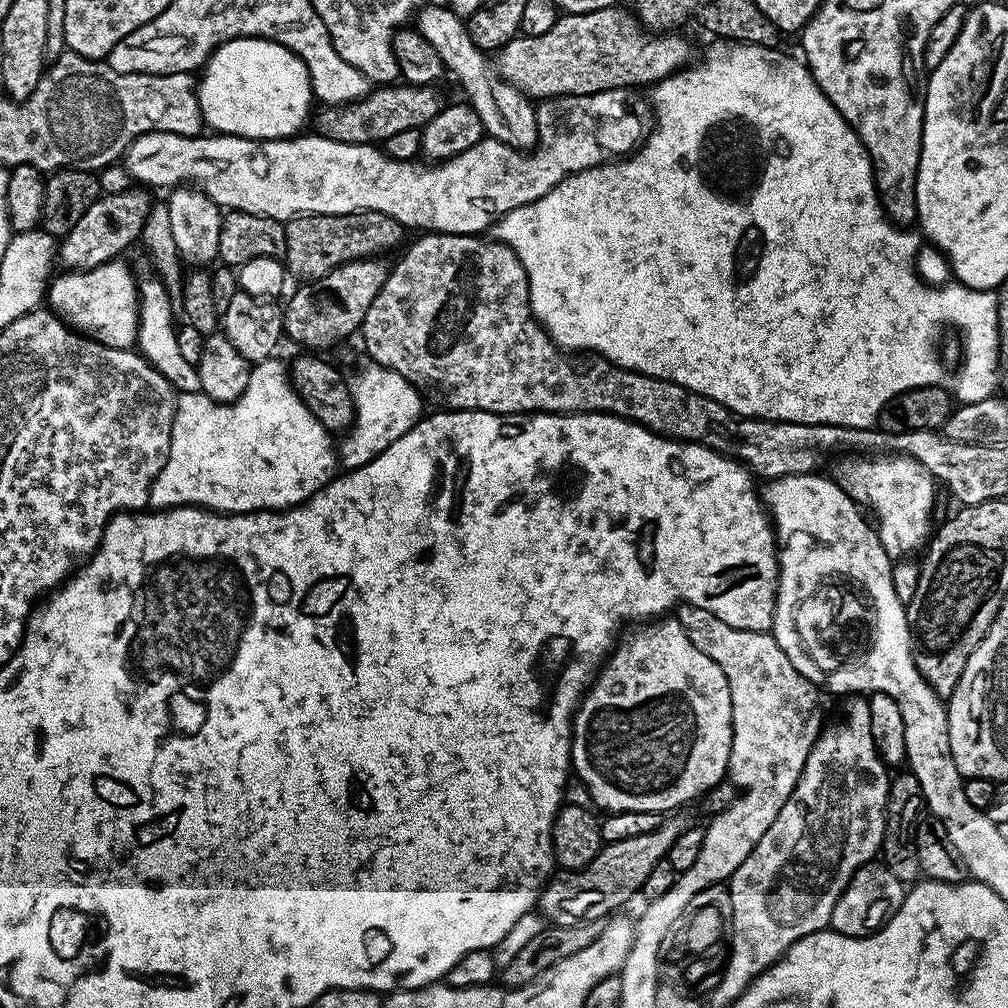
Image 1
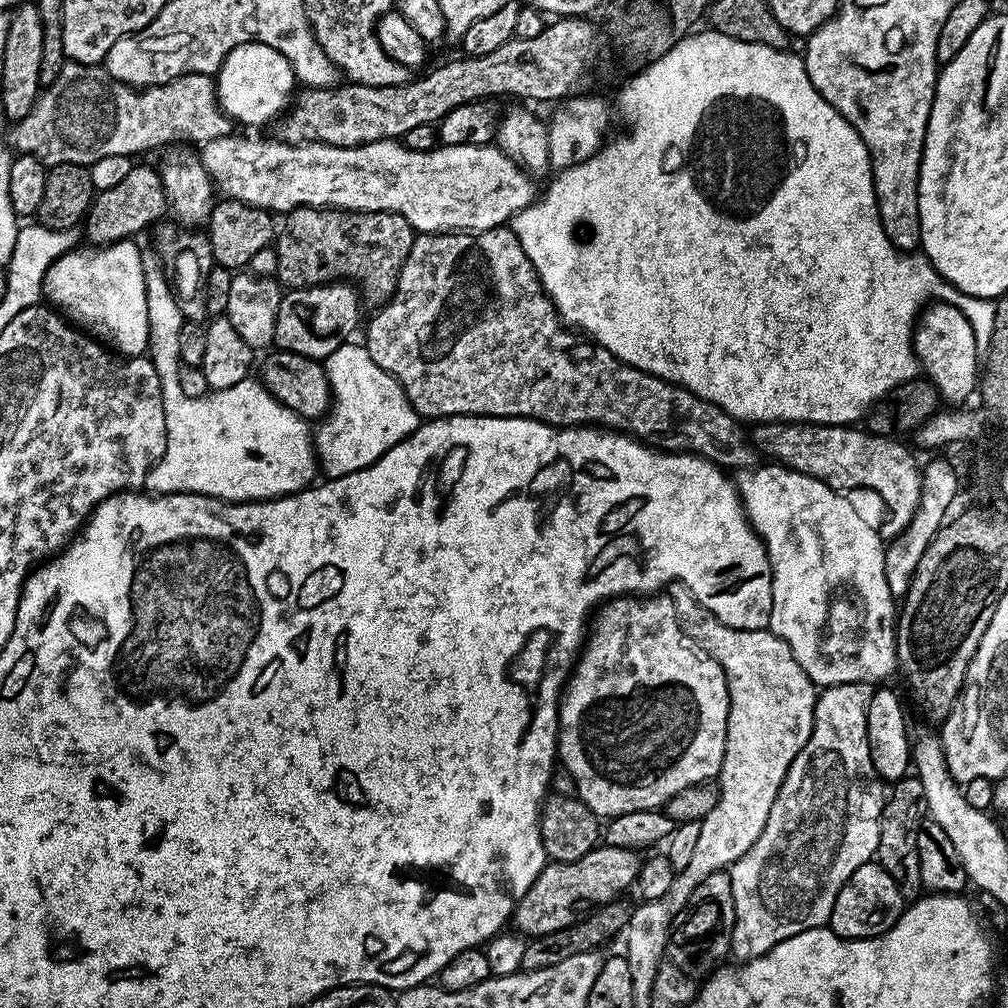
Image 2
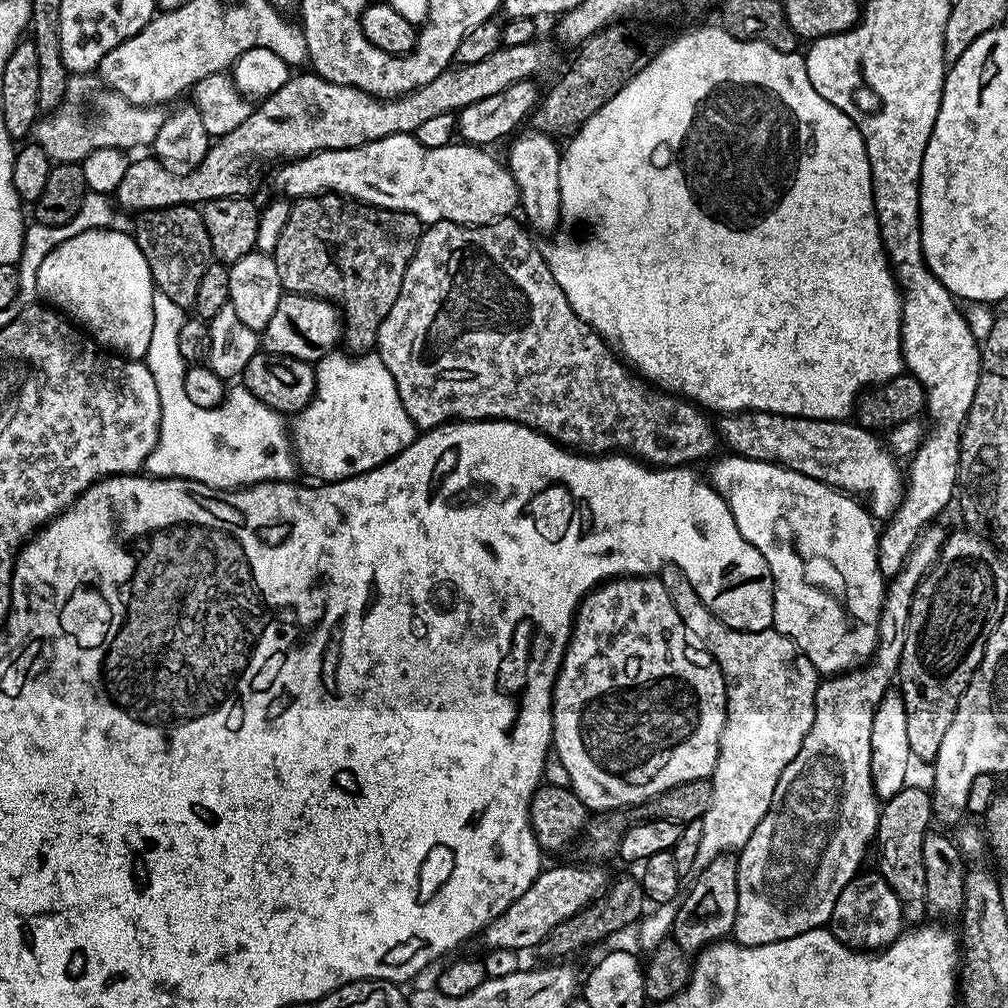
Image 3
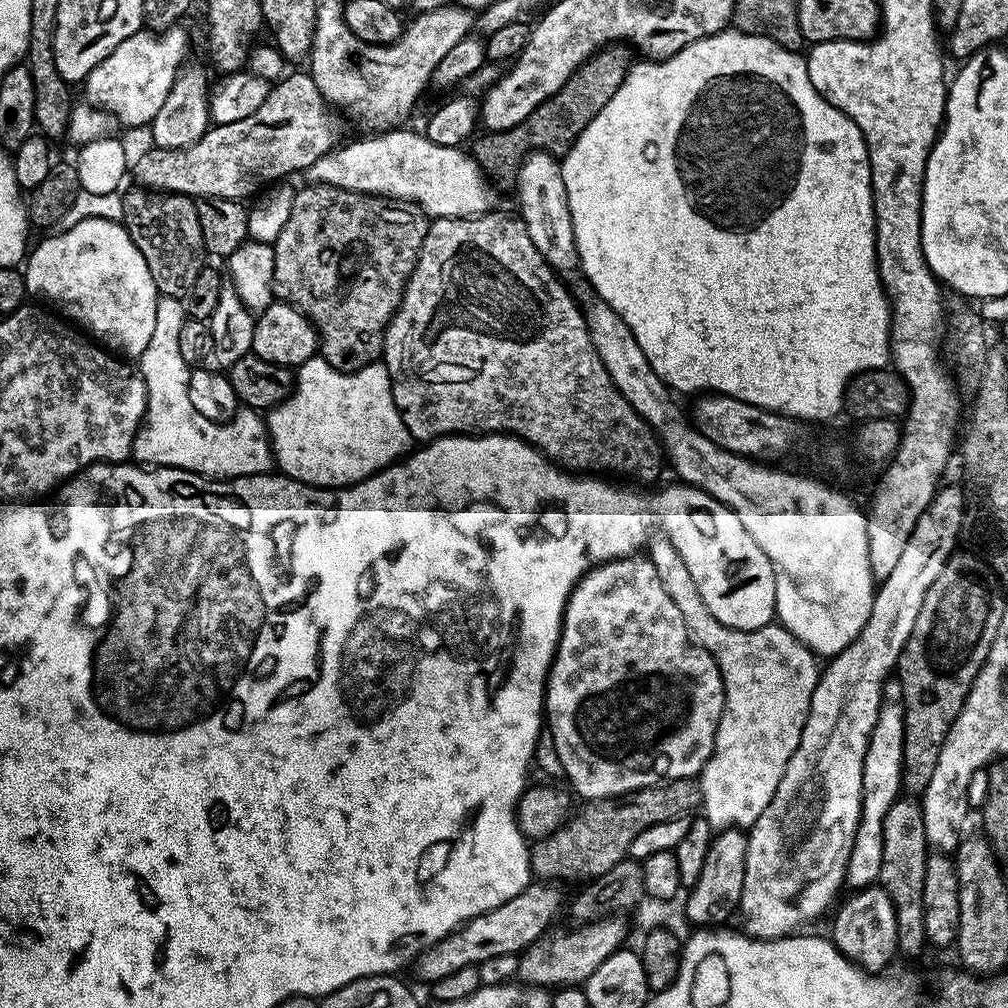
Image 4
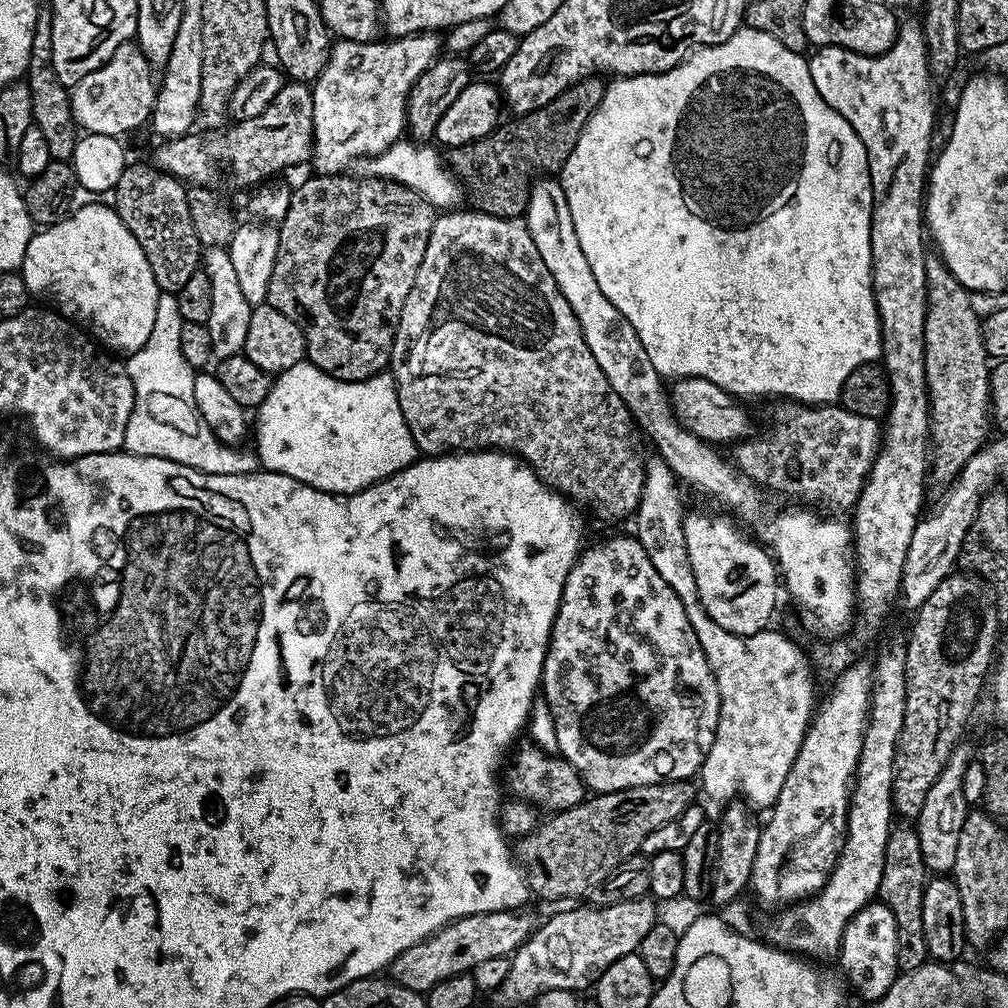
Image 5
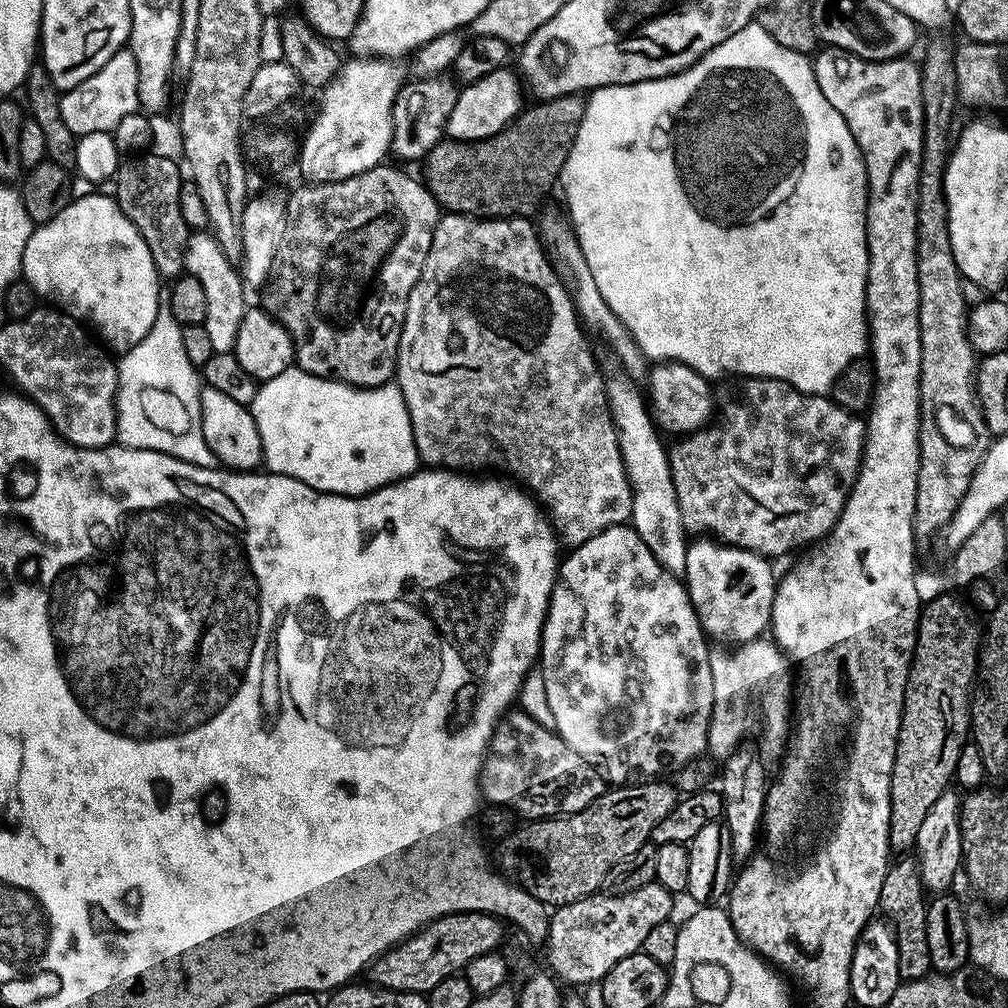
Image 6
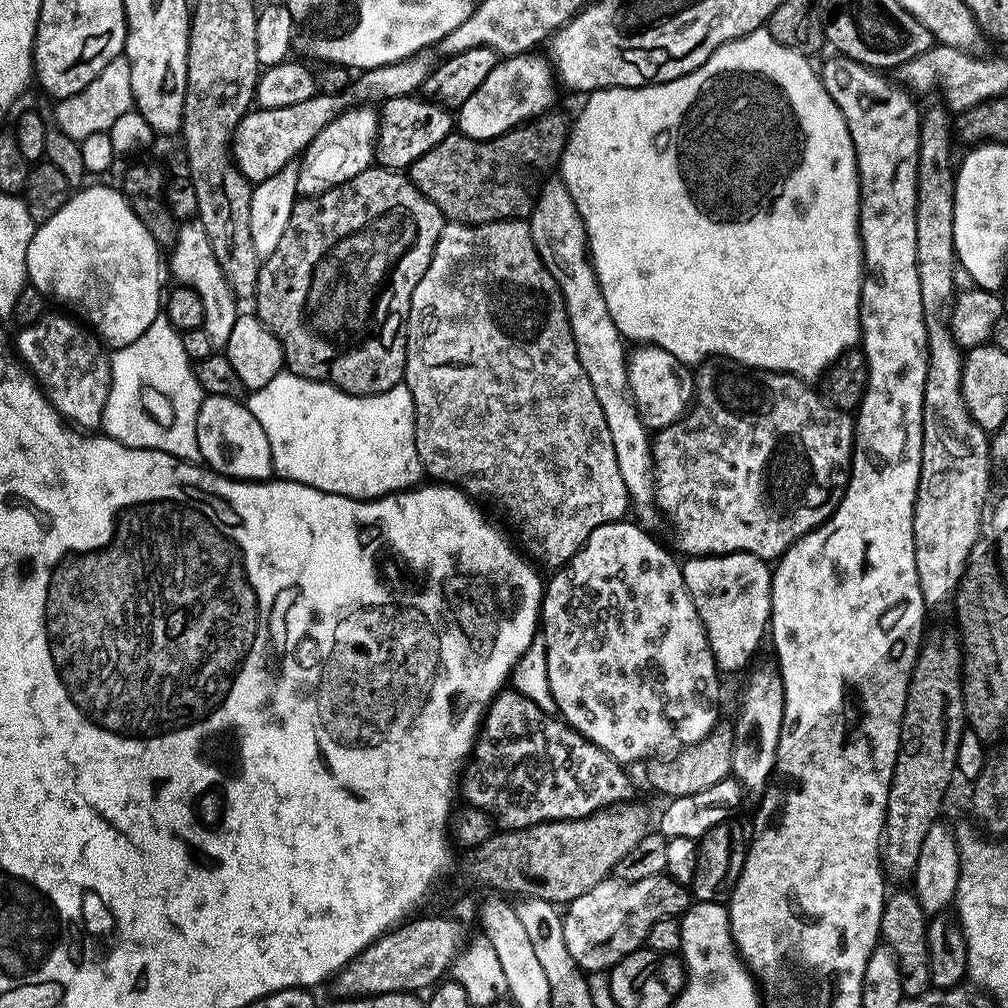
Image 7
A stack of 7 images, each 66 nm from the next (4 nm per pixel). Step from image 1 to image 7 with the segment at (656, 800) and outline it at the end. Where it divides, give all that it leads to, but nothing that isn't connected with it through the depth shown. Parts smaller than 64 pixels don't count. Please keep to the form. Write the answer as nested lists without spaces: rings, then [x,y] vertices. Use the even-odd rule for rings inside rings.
[[[627,519],[615,520],[612,524],[603,524],[598,526],[594,530],[594,534],[590,534],[590,538],[586,538],[586,542],[581,547],[579,552],[575,552],[574,555],[568,559],[567,564],[562,567],[555,569],[551,573],[552,581],[549,579],[547,581],[546,587],[544,589],[544,602],[540,605],[540,618],[542,621],[542,639],[544,642],[544,649],[546,650],[546,670],[548,671],[548,677],[550,678],[550,694],[554,694],[554,702],[556,703],[556,712],[562,717],[565,724],[569,724],[572,729],[574,729],[579,736],[584,736],[593,744],[598,746],[607,756],[612,757],[621,764],[621,766],[629,766],[635,760],[644,760],[647,756],[655,757],[657,754],[655,752],[660,752],[663,748],[675,749],[677,746],[687,746],[689,744],[697,744],[702,738],[706,738],[712,733],[713,728],[717,727],[718,720],[716,720],[716,699],[720,696],[720,680],[721,677],[718,675],[718,669],[716,667],[716,659],[712,657],[712,648],[708,645],[708,635],[704,629],[704,623],[700,620],[700,615],[698,610],[694,606],[694,602],[690,598],[688,593],[688,581],[686,579],[686,572],[683,567],[680,568],[676,565],[676,560],[651,536],[651,531],[645,530],[639,523],[633,522],[633,524],[628,524]]]

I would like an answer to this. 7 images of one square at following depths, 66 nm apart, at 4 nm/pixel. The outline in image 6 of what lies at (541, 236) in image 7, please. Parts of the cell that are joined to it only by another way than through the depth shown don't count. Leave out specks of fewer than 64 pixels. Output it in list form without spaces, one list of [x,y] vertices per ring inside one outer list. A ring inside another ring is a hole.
[[[617,374],[607,377],[604,389],[608,395],[608,408],[618,434],[618,446],[624,469],[632,487],[631,527],[650,546],[650,554],[667,572],[683,577],[690,568],[690,536],[682,522],[682,510],[678,510],[678,498],[674,490],[672,467],[668,461],[669,449],[660,441],[658,425],[635,381]]]

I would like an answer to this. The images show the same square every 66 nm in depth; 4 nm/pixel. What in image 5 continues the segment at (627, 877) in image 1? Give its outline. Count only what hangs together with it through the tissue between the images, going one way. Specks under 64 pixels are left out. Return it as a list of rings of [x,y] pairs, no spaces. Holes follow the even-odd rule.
[[[528,910],[463,916],[451,920],[445,928],[439,928],[422,942],[410,946],[410,950],[402,950],[402,954],[398,954],[398,958],[394,958],[390,965],[390,976],[396,983],[406,986],[406,990],[427,994],[434,986],[438,986],[438,982],[454,978],[454,974],[472,972],[482,966],[482,962],[490,962],[494,958],[511,957],[527,942],[533,931],[534,923]]]

